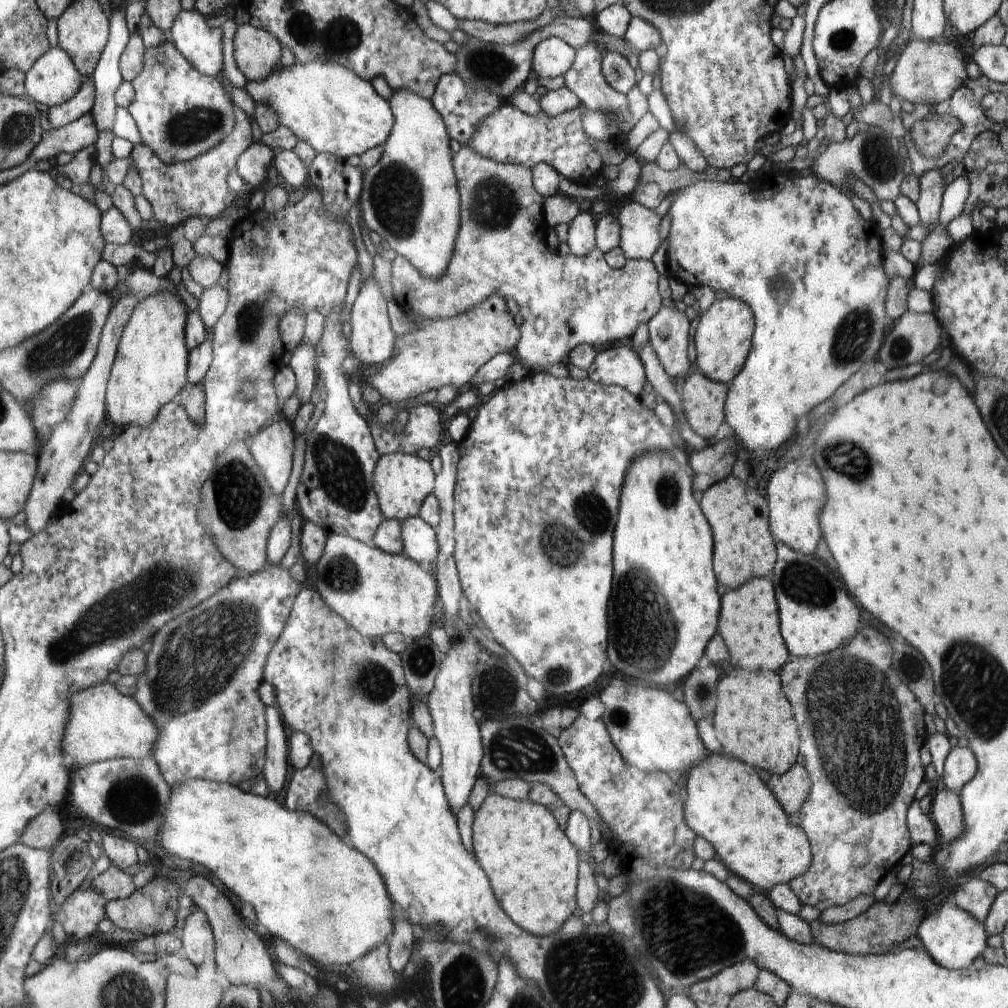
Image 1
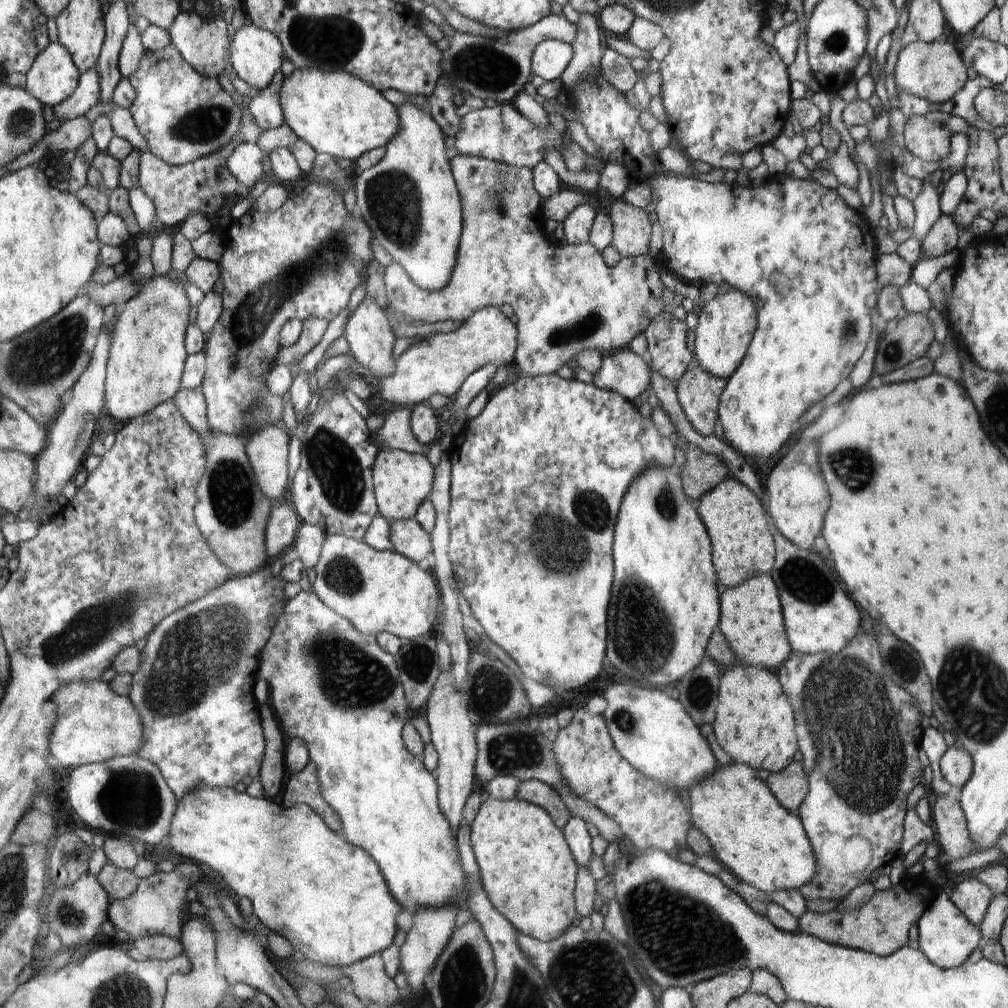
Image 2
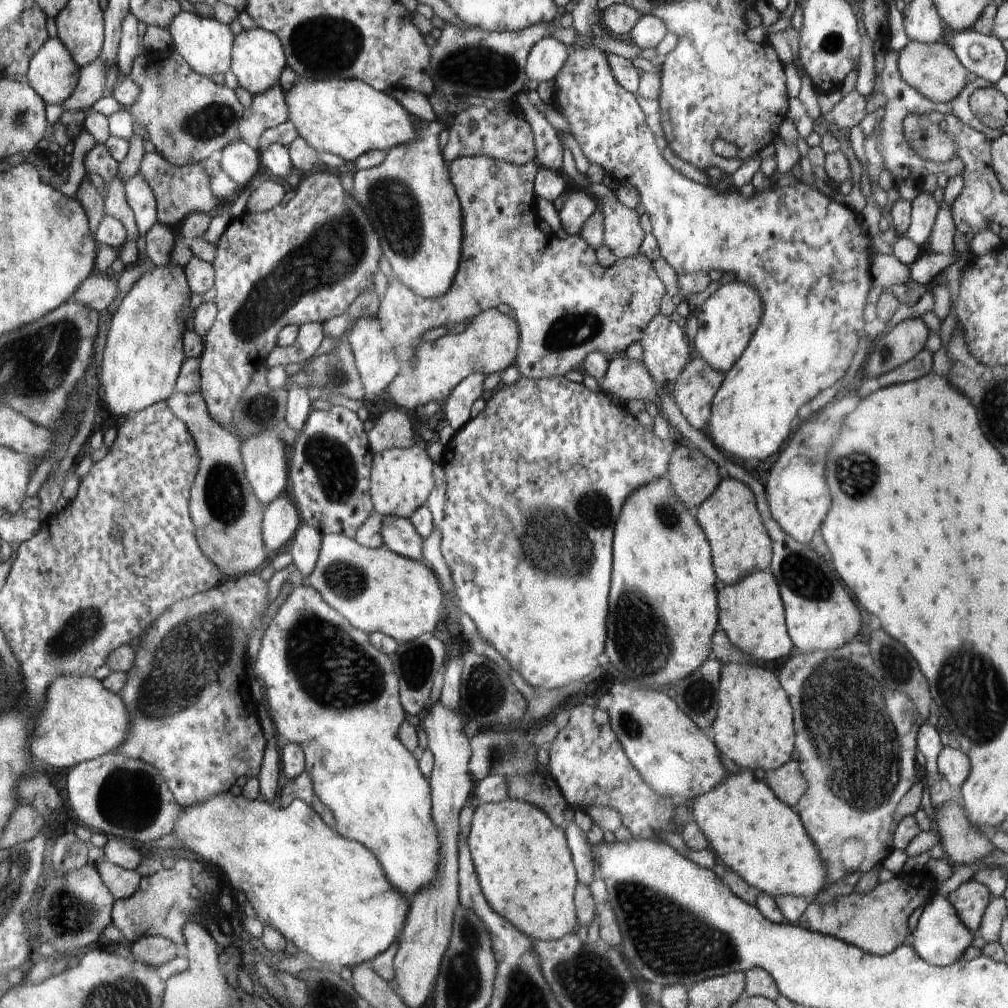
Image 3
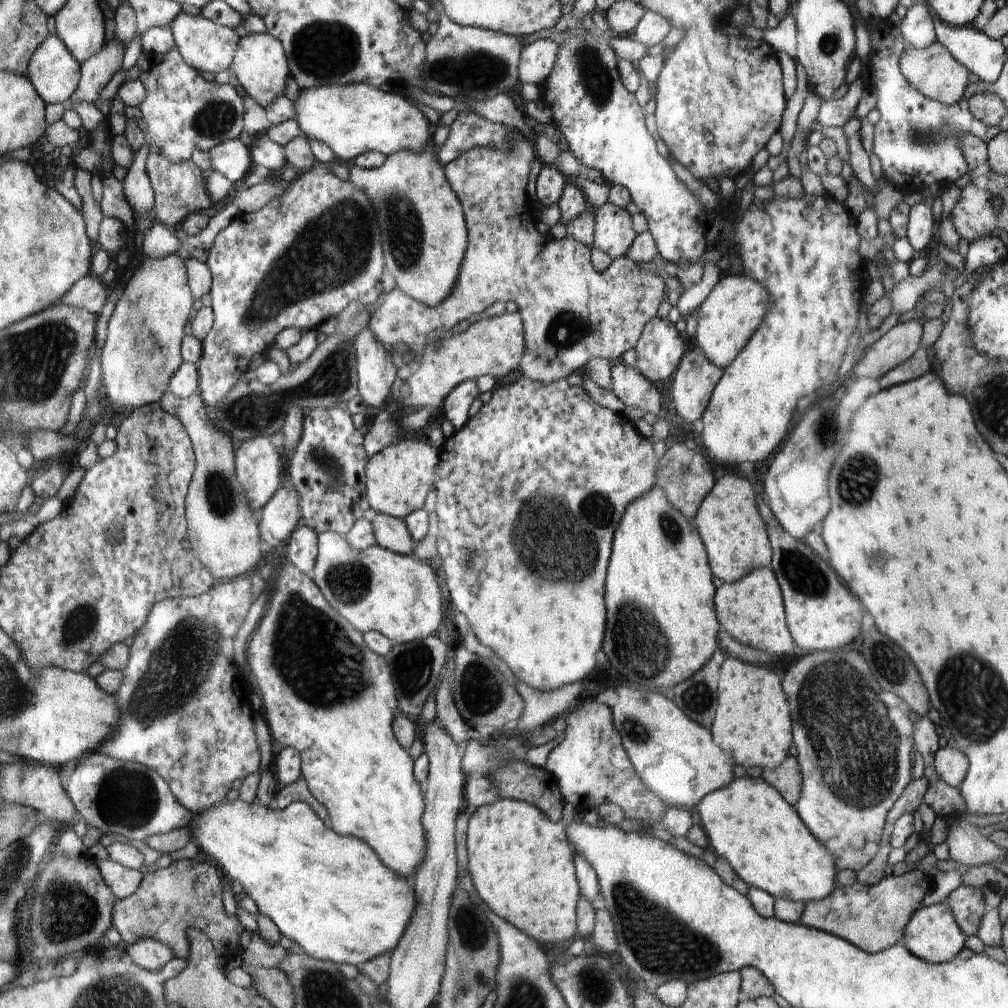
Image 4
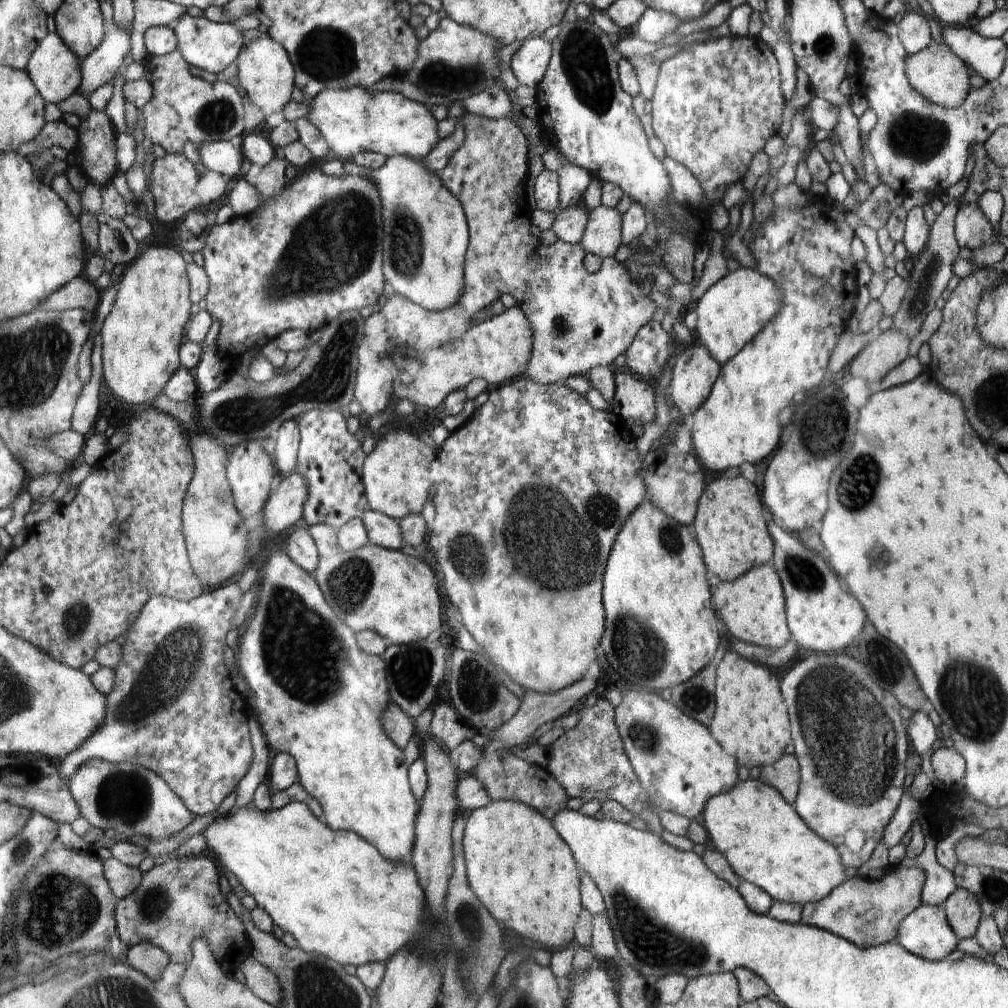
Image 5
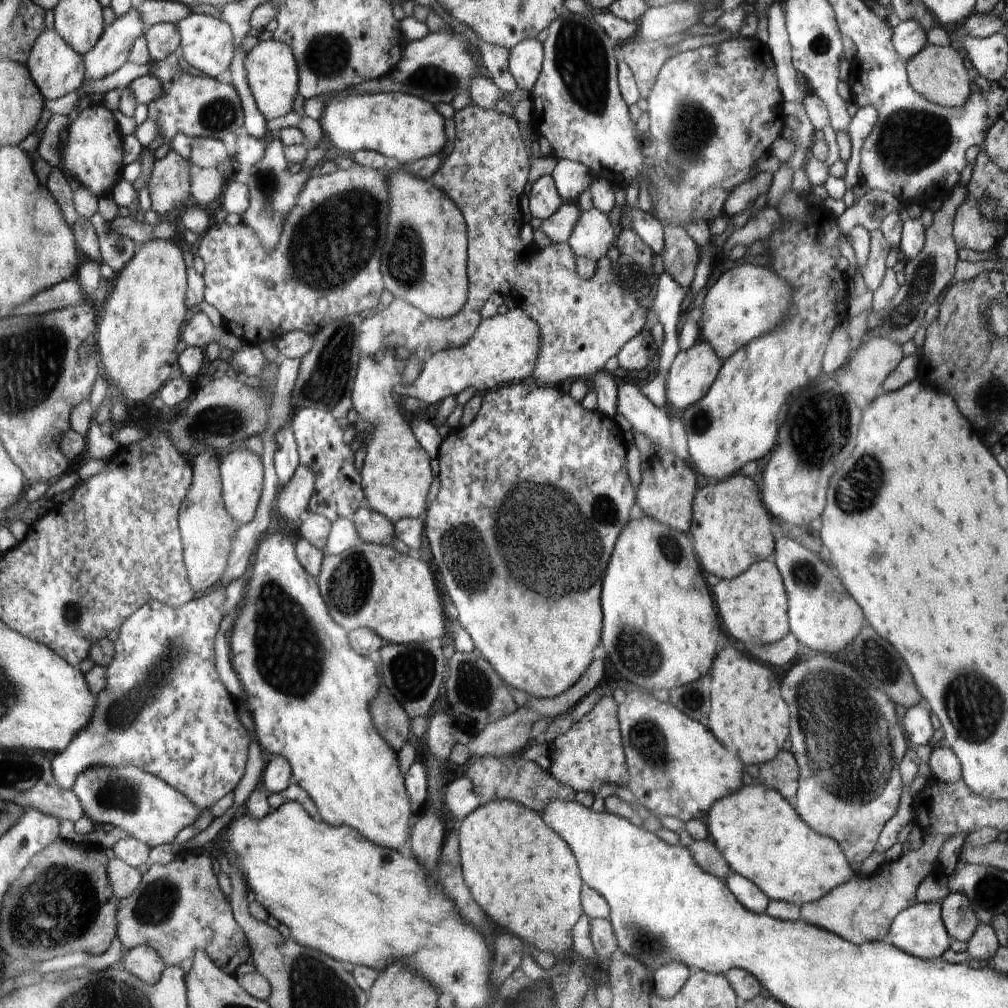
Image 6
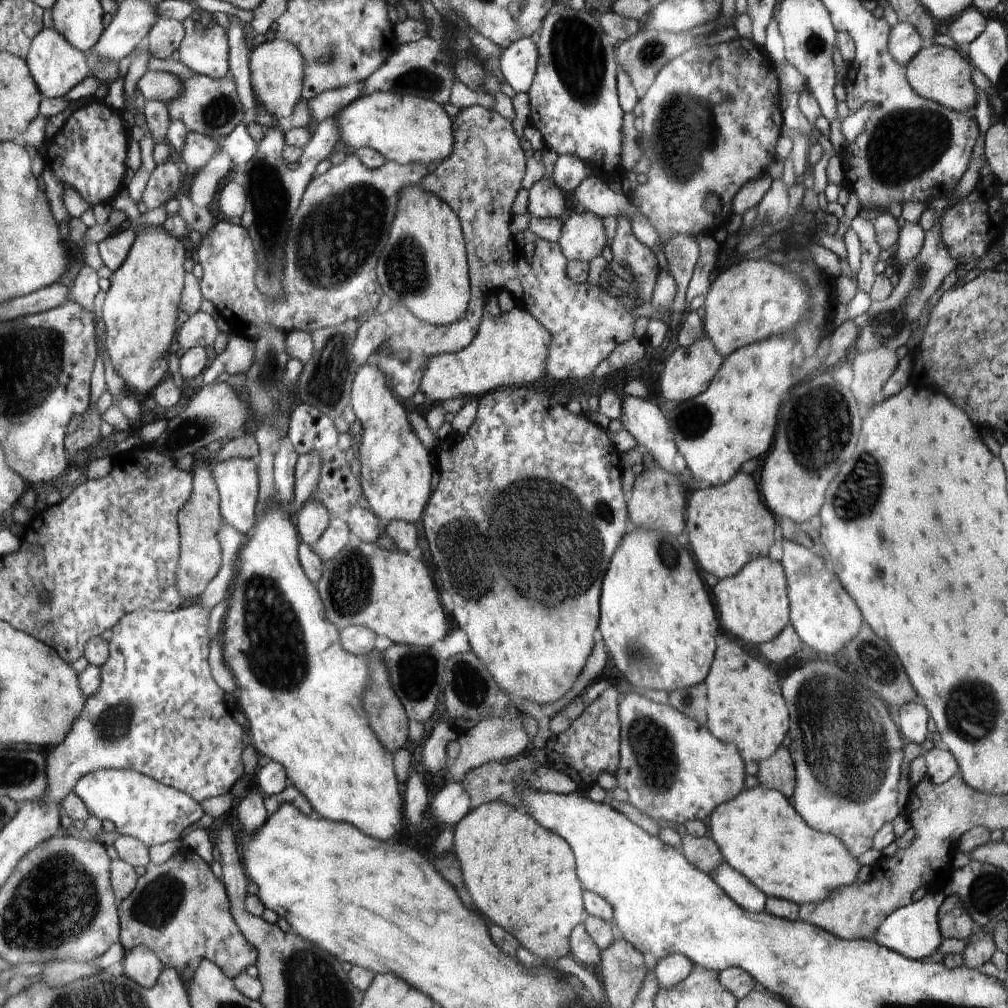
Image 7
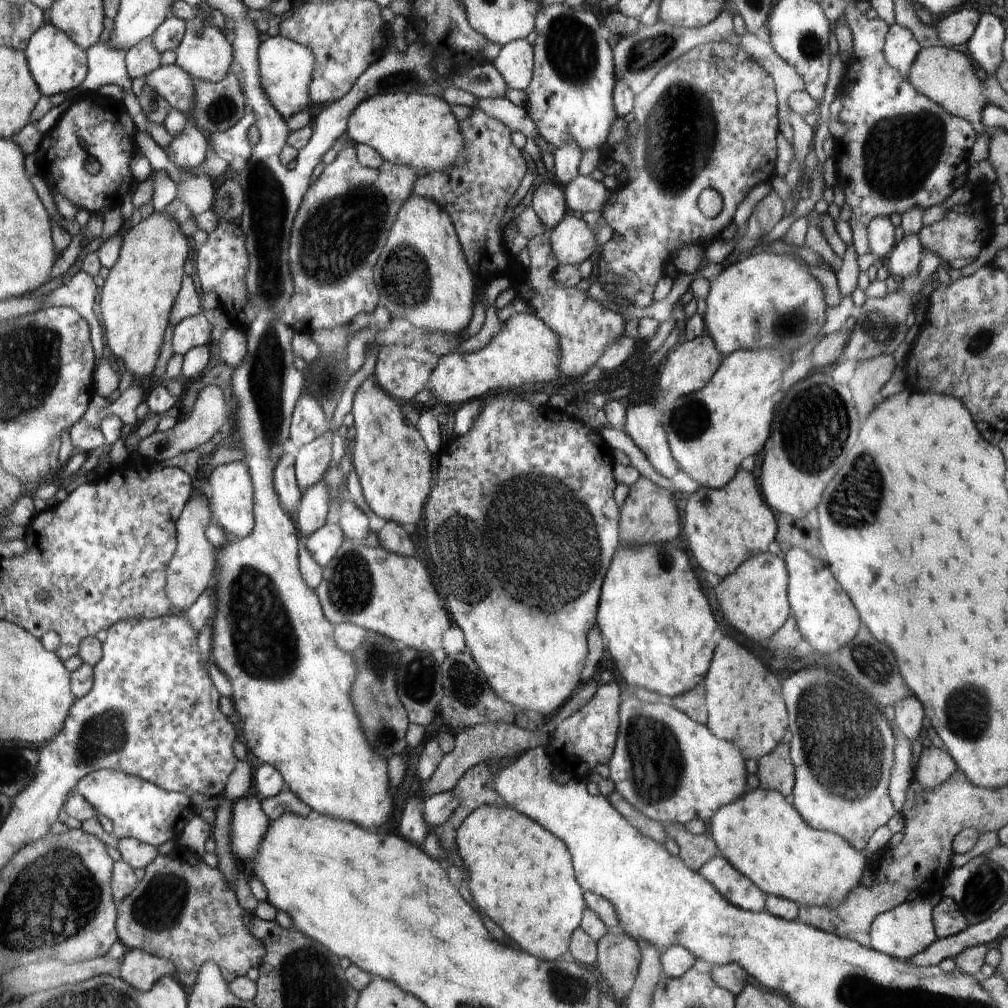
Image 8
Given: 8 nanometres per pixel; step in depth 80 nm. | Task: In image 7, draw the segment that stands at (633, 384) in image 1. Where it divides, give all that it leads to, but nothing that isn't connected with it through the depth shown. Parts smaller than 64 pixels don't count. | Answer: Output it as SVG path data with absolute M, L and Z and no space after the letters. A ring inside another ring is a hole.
M623 394L620 419L635 440L648 449L654 461L676 474L674 456L678 452L671 426L660 409L660 403Z

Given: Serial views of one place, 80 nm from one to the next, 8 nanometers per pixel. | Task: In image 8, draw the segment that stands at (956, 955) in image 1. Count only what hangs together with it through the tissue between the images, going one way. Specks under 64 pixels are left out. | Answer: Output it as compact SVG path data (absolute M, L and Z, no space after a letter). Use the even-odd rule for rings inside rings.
M943 892L921 893L914 900L906 900L888 912L880 913L871 924L867 945L888 956L909 961L928 948L936 939L933 923L934 907L943 899Z

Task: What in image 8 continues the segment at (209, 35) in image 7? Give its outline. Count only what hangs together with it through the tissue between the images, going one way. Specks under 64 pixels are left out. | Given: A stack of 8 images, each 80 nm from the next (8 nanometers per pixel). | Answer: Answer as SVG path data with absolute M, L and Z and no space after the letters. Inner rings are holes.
M200 13L185 22L185 33L175 53L175 64L186 71L194 82L201 80L221 81L228 74L230 64L232 64L232 46L226 40L224 32L220 32L218 28L206 26L202 22Z

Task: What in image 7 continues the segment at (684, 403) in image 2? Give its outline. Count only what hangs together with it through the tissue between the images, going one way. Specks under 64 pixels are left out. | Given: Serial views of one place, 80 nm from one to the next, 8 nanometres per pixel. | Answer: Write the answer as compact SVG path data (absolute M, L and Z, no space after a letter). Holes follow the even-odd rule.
M704 336L690 346L676 348L670 354L670 358L668 358L661 379L658 382L658 390L664 400L670 400L673 404L694 398L702 394L710 386L722 363L723 358L716 352L712 341L707 336Z

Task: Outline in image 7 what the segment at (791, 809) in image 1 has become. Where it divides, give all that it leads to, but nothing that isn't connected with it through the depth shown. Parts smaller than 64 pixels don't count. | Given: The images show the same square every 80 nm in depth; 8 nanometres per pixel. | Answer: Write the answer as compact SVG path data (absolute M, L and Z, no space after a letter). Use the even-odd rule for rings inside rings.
M778 748L772 758L762 760L756 776L762 788L779 790L792 800L796 784L795 762L786 748Z

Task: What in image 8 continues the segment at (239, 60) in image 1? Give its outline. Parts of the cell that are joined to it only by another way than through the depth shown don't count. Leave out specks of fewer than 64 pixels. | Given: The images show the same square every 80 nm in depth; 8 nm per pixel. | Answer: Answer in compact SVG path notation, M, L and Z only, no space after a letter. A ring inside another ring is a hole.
M279 34L269 37L261 44L257 52L257 59L260 61L262 88L278 114L285 119L300 110L308 110L310 83L313 80L313 68L316 62L310 49L298 41L290 40Z

